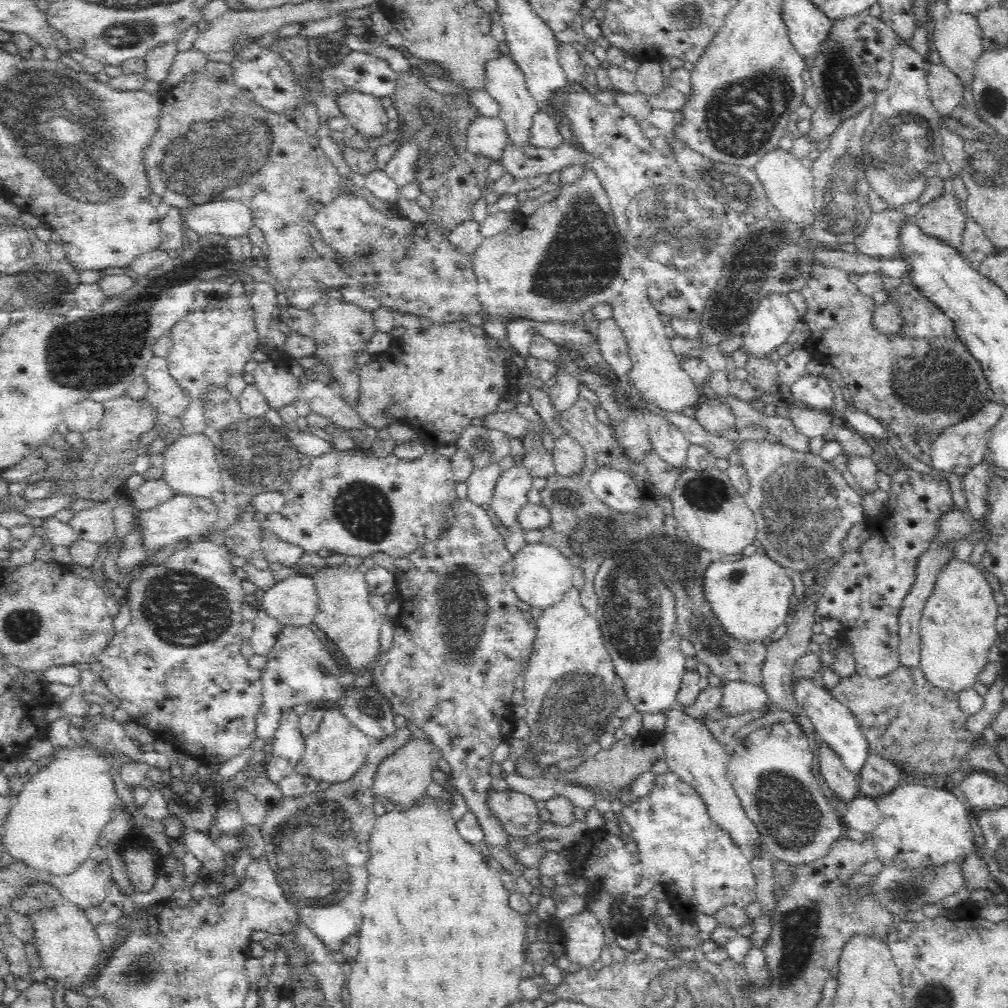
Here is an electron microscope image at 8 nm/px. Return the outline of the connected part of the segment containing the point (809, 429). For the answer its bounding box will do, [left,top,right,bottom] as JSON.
[789,406,838,438]

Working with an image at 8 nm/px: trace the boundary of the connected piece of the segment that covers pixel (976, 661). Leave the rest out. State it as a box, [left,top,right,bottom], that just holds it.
[919,556,1001,693]

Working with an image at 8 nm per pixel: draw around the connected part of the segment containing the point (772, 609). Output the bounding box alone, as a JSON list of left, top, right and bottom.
[705,551,794,641]

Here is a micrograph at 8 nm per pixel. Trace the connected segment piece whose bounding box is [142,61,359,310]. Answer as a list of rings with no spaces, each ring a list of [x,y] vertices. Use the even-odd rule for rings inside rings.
[[[209,61],[204,68],[200,71],[188,74],[182,78],[182,82],[178,82],[176,86],[170,87],[162,93],[162,108],[160,112],[160,118],[158,122],[158,130],[155,135],[152,136],[150,144],[147,144],[142,152],[142,164],[144,165],[145,174],[150,183],[151,192],[158,195],[162,202],[174,207],[176,209],[188,209],[198,204],[205,204],[211,201],[227,200],[232,198],[242,202],[253,213],[253,226],[257,226],[265,234],[265,243],[268,248],[268,264],[269,270],[273,276],[277,279],[278,287],[280,288],[282,298],[290,305],[302,309],[308,310],[314,308],[317,302],[326,294],[329,288],[340,289],[348,284],[348,278],[344,277],[342,269],[338,269],[336,263],[330,262],[330,260],[324,260],[324,258],[314,249],[311,237],[308,234],[308,226],[312,222],[315,214],[323,210],[332,200],[335,200],[339,194],[351,192],[348,187],[347,180],[357,183],[357,187],[354,190],[358,190],[359,180],[354,175],[350,175],[349,178],[344,179],[342,175],[337,171],[336,167],[332,165],[332,161],[328,159],[324,151],[319,147],[318,140],[319,135],[317,130],[321,123],[318,116],[316,105],[312,103],[303,104],[297,108],[297,111],[292,111],[289,115],[278,115],[264,111],[262,107],[258,107],[256,103],[250,102],[250,99],[246,98],[246,93],[240,91],[234,83],[234,70],[229,64],[224,62]]]

